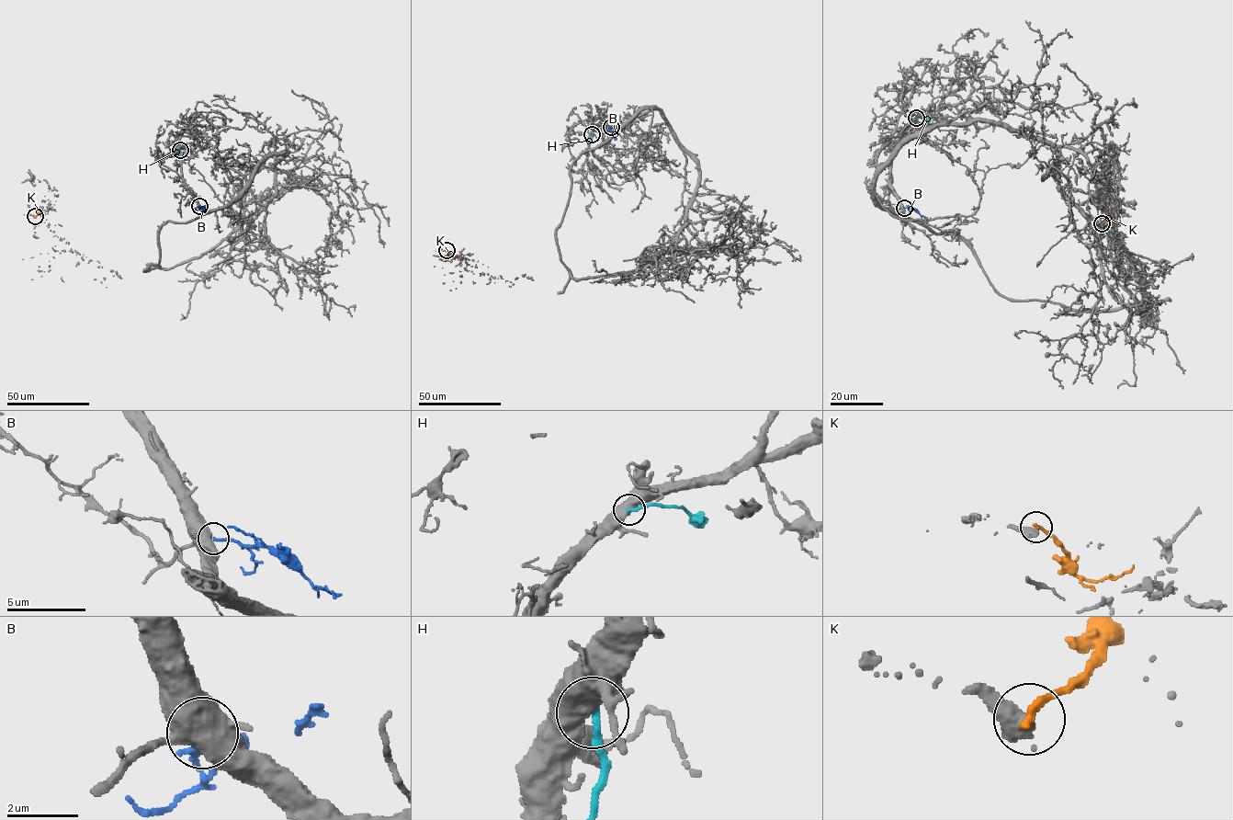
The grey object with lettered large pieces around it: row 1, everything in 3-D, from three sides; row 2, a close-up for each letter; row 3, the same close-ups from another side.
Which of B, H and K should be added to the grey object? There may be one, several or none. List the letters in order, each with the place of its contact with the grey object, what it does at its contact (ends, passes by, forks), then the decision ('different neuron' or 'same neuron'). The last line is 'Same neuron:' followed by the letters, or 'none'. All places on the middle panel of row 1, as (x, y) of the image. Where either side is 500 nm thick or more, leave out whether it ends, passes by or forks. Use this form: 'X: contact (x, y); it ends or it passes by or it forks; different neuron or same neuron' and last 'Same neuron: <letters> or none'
B: contact (611, 127); same neuron
H: contact (592, 134); different neuron
K: contact (446, 250); different neuron
Same neuron: B

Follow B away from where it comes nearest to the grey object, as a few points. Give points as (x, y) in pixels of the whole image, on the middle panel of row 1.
B: (611, 126), (616, 139)

